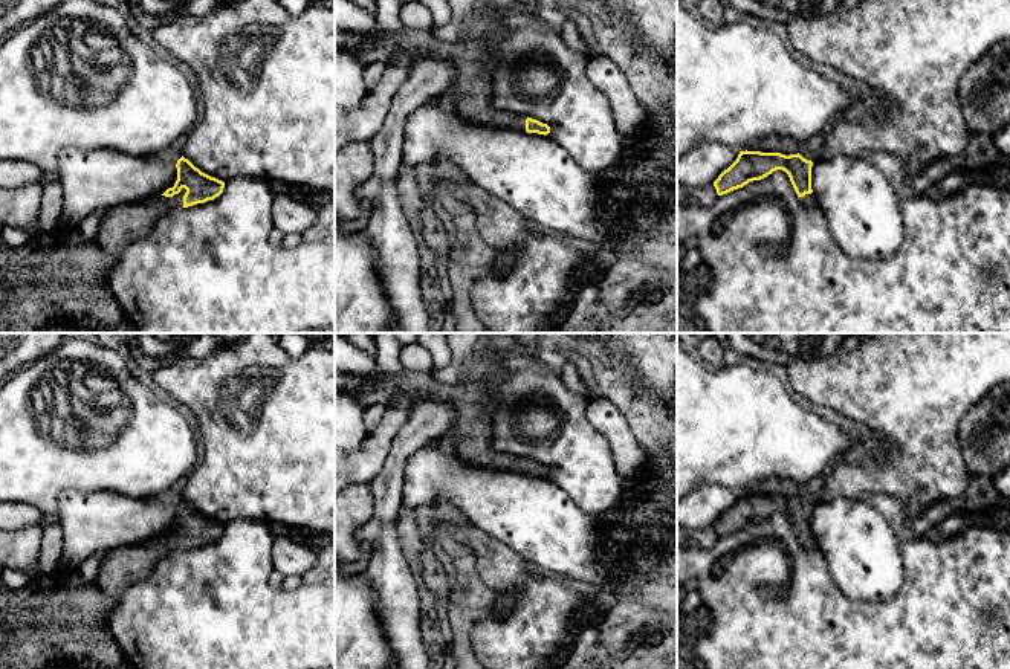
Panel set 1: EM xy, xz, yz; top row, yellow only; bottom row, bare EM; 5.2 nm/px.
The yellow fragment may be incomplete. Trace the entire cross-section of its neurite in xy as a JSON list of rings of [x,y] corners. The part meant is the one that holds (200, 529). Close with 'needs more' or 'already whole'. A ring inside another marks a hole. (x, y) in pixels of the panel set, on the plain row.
[[[183,498],[177,503],[176,510],[177,522],[162,538],[108,550],[102,554],[95,582],[101,591],[119,599],[131,583],[145,577],[168,551],[205,545],[223,535],[225,524],[202,515]]]; needs more

